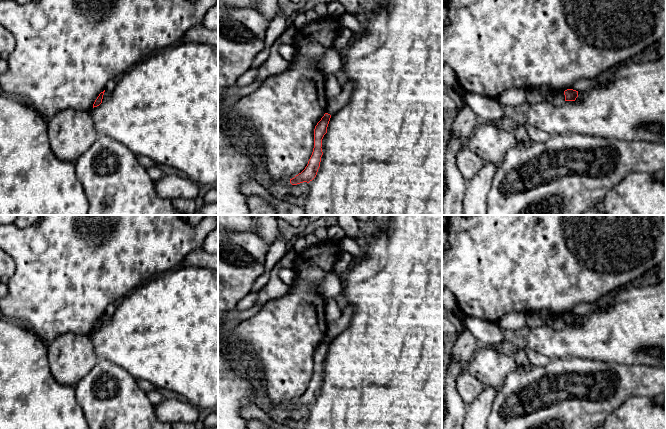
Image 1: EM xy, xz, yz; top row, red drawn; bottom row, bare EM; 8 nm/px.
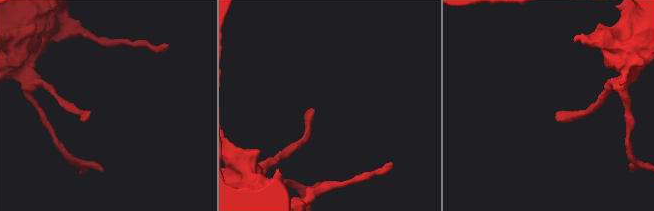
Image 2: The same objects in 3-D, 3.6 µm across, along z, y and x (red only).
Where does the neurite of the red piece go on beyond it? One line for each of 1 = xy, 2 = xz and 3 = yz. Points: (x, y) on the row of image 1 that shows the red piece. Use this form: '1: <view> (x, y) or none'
1: none
2: none
3: none

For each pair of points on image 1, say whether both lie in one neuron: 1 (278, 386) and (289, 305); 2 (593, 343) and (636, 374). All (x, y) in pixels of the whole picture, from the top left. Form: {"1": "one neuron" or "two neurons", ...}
{"1": "one neuron", "2": "two neurons"}

